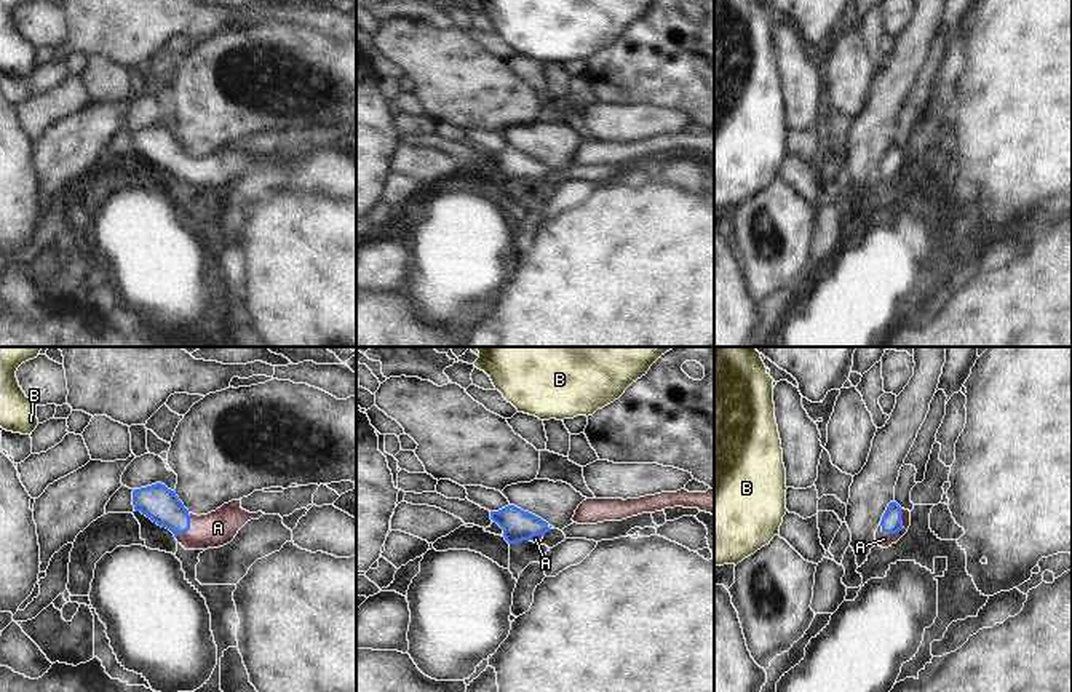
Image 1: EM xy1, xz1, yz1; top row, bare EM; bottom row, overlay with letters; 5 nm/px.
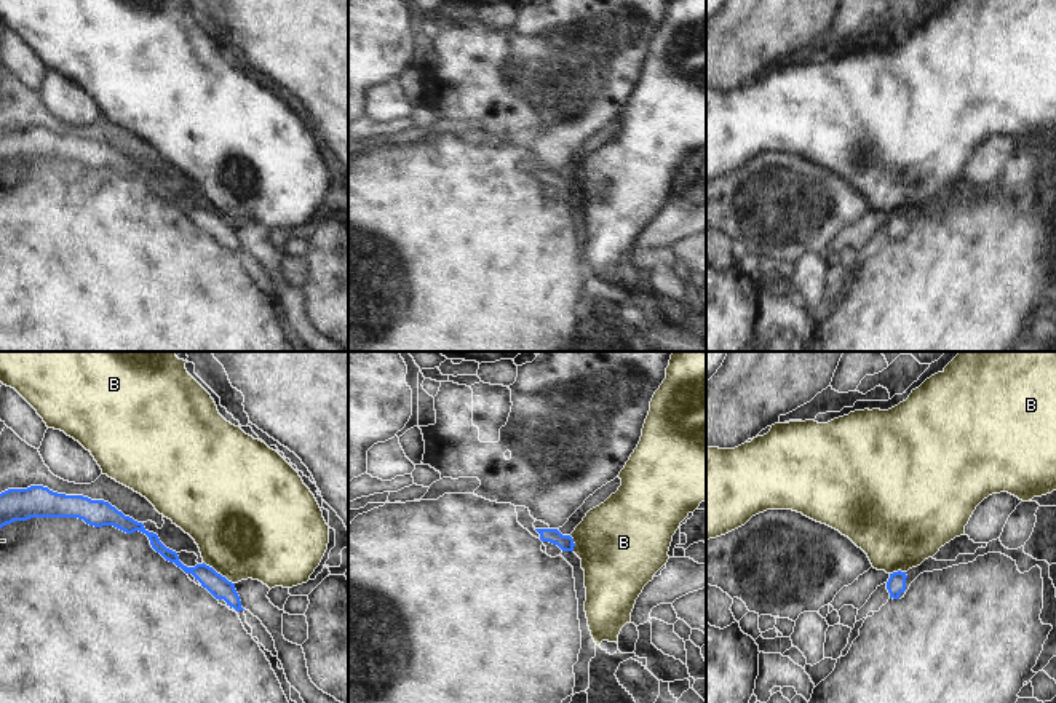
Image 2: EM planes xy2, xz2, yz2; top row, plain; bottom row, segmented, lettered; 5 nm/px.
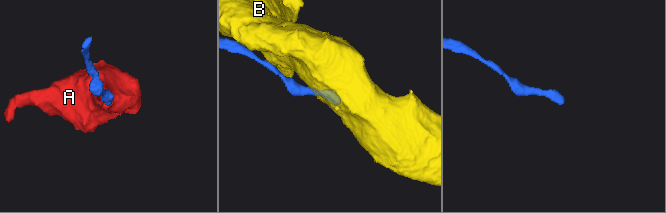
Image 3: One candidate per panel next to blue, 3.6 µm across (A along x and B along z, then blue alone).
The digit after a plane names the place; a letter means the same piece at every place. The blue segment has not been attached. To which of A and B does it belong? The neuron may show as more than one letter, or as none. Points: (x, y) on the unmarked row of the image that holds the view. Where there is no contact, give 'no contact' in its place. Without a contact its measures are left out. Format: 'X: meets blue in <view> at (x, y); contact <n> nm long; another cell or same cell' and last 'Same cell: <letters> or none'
A: meets blue in yz1 at (901, 171); contact 170 nm long; same cell
B: meets blue in xy2 at (219, 216); contact 200 nm long; another cell
Same cell: A

